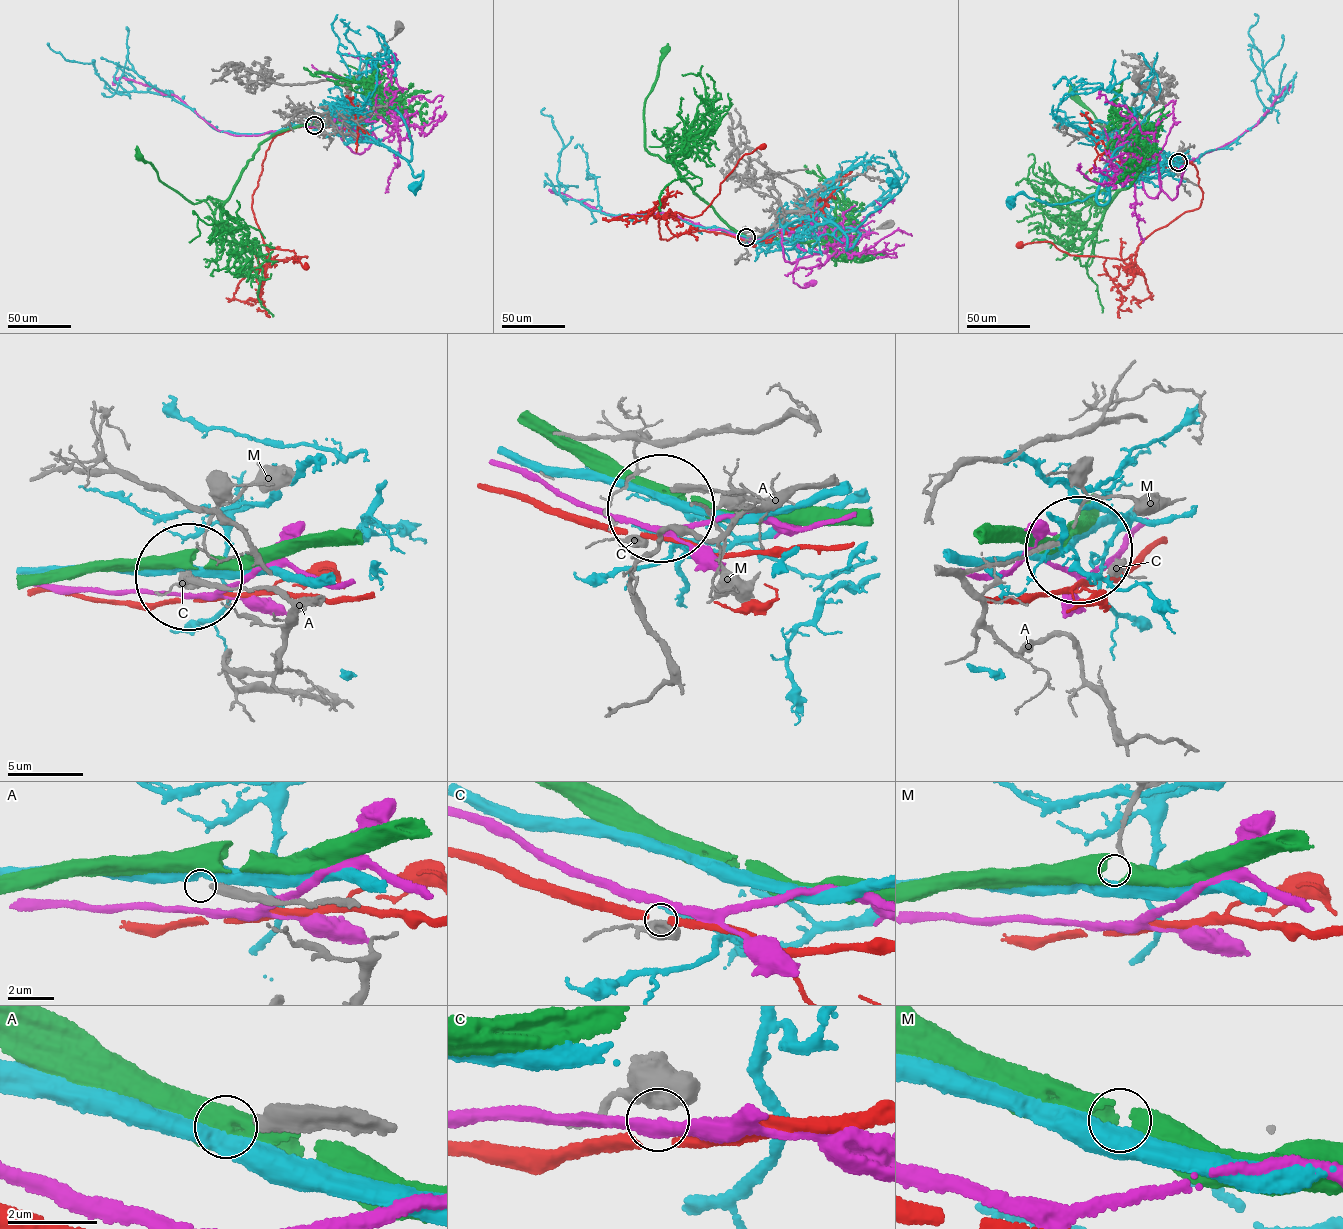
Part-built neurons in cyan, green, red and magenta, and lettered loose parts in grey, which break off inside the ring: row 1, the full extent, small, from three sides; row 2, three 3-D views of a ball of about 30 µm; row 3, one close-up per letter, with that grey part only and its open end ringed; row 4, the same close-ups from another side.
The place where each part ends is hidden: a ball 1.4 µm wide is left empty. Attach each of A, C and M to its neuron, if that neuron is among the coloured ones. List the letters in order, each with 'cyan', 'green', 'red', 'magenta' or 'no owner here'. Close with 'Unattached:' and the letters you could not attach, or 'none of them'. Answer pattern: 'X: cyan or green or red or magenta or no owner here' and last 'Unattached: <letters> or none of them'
A: no owner here
C: red
M: cyan
Unattached: A

